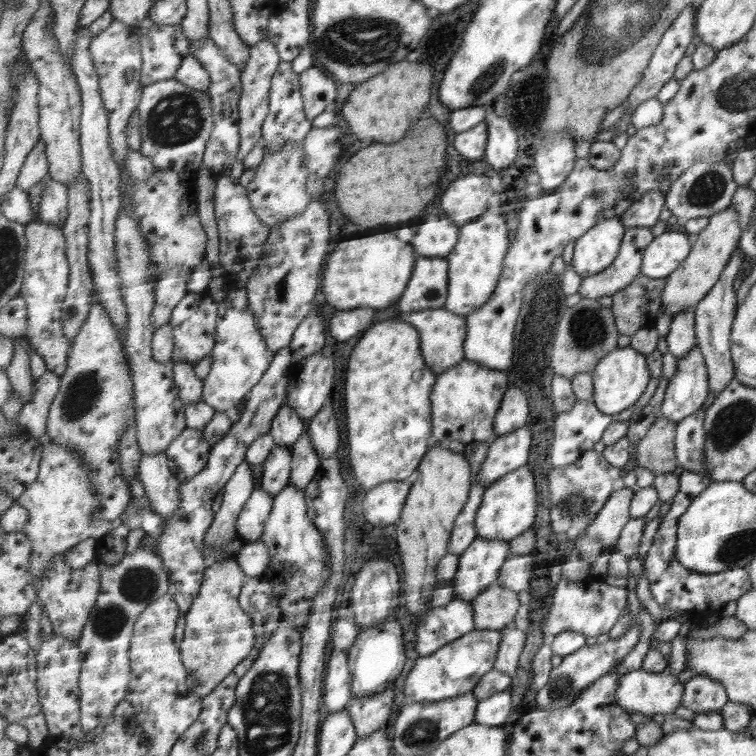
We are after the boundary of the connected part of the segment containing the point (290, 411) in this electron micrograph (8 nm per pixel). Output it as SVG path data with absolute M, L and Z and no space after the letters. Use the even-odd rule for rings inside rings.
M285 400L272 423L270 434L276 446L287 446L291 450L298 443L304 427L305 423L300 415Z

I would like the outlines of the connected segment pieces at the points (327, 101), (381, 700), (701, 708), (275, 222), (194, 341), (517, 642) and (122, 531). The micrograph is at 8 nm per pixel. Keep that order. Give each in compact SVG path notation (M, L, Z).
M310 67L299 76L304 114L314 120L326 108L333 107L337 98L334 80L317 67Z
M392 685L368 697L351 697L348 710L356 729L356 738L372 736L372 733L382 728L382 722L386 722L390 716L392 704L394 704L394 686Z
M696 675L686 683L682 704L696 714L720 712L730 701L727 689L718 679Z
M284 144L280 150L268 150L264 145L264 158L256 168L254 178L246 184L250 195L252 210L260 217L260 221L274 229L284 221L291 220L296 213L304 212L311 204L307 182L311 171L305 163L305 151L302 144Z
M209 291L188 292L186 297L172 309L171 320L174 348L172 362L188 362L194 367L204 356L211 354L215 343L216 322L218 320L218 306Z
M513 626L503 629L503 642L499 646L499 654L495 660L495 669L514 676L518 660L526 642L526 633Z
M114 520L111 532L107 536L100 537L96 543L96 555L93 561L100 563L102 568L116 567L125 556L126 538L130 534L128 523L122 523L121 520Z

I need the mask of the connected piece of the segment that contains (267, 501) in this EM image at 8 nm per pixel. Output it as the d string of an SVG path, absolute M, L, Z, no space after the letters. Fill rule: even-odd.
M258 488L252 492L251 498L244 504L235 526L238 534L249 541L260 541L264 532L264 524L273 510L273 497L266 490Z

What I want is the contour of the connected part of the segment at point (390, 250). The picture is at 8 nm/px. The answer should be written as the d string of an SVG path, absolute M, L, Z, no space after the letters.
M380 232L372 236L352 238L336 246L328 258L328 266L323 268L323 282L320 294L324 302L336 306L338 310L350 308L386 308L402 296L406 290L412 270L414 270L415 248L398 240L394 232Z

